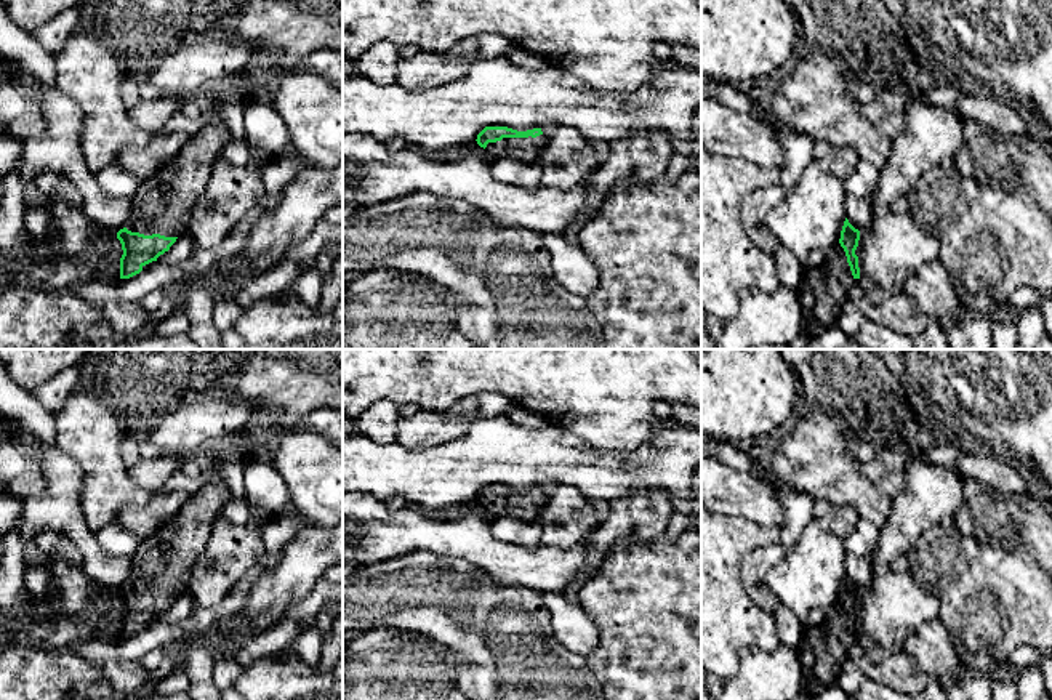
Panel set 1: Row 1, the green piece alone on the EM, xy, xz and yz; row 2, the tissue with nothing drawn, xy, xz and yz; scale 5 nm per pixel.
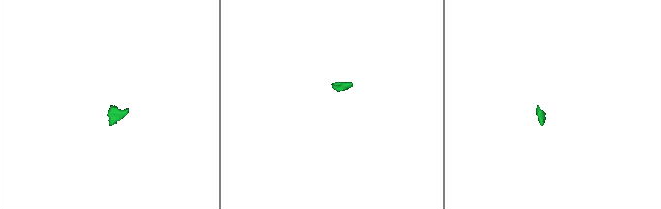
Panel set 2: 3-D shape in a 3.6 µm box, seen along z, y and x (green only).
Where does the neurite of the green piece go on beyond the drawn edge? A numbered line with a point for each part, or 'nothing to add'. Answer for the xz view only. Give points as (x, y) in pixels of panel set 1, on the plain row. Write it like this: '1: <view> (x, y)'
1: xz (522, 508)

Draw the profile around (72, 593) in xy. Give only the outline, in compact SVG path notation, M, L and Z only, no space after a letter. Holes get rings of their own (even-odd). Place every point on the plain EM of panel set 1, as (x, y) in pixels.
M58 553L45 554L42 567L48 573L48 615L86 615L98 599L114 594L93 581L83 567L70 565Z

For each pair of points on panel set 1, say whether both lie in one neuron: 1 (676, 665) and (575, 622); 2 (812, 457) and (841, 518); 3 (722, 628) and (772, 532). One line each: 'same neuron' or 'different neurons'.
1: different neurons
2: different neurons
3: same neuron

